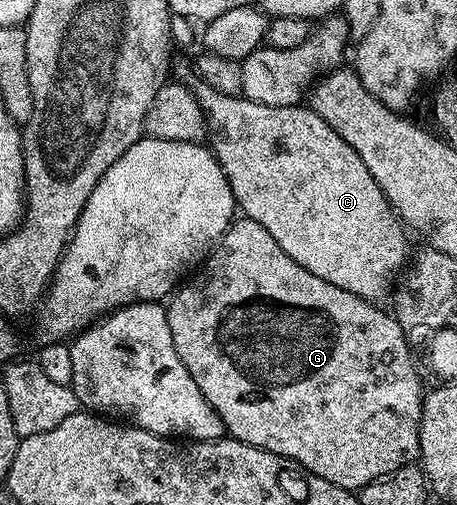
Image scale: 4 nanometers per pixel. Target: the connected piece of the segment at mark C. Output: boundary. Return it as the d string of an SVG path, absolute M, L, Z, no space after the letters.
M196 79L194 83L193 91L203 111L203 121L207 124L209 147L214 152L221 170L227 176L238 211L246 219L265 226L265 230L269 230L269 234L273 234L273 242L277 242L277 246L281 246L281 250L285 250L285 254L289 254L289 258L293 258L293 262L297 262L301 266L305 266L305 270L317 274L317 278L325 278L325 282L333 282L333 286L341 286L341 290L349 290L360 296L362 300L379 302L383 291L387 288L387 283L391 280L391 275L402 266L403 259L407 256L407 242L403 238L405 228L399 217L395 215L391 203L387 201L385 194L377 186L373 174L369 174L369 170L365 170L365 162L361 162L357 150L353 150L353 146L349 146L349 142L345 142L345 138L341 138L341 134L337 134L337 130L333 130L333 126L329 126L329 122L325 122L325 118L321 118L312 108L304 106L302 103L289 106L269 106L261 102L253 102L242 94L238 96L221 94L201 79Z

